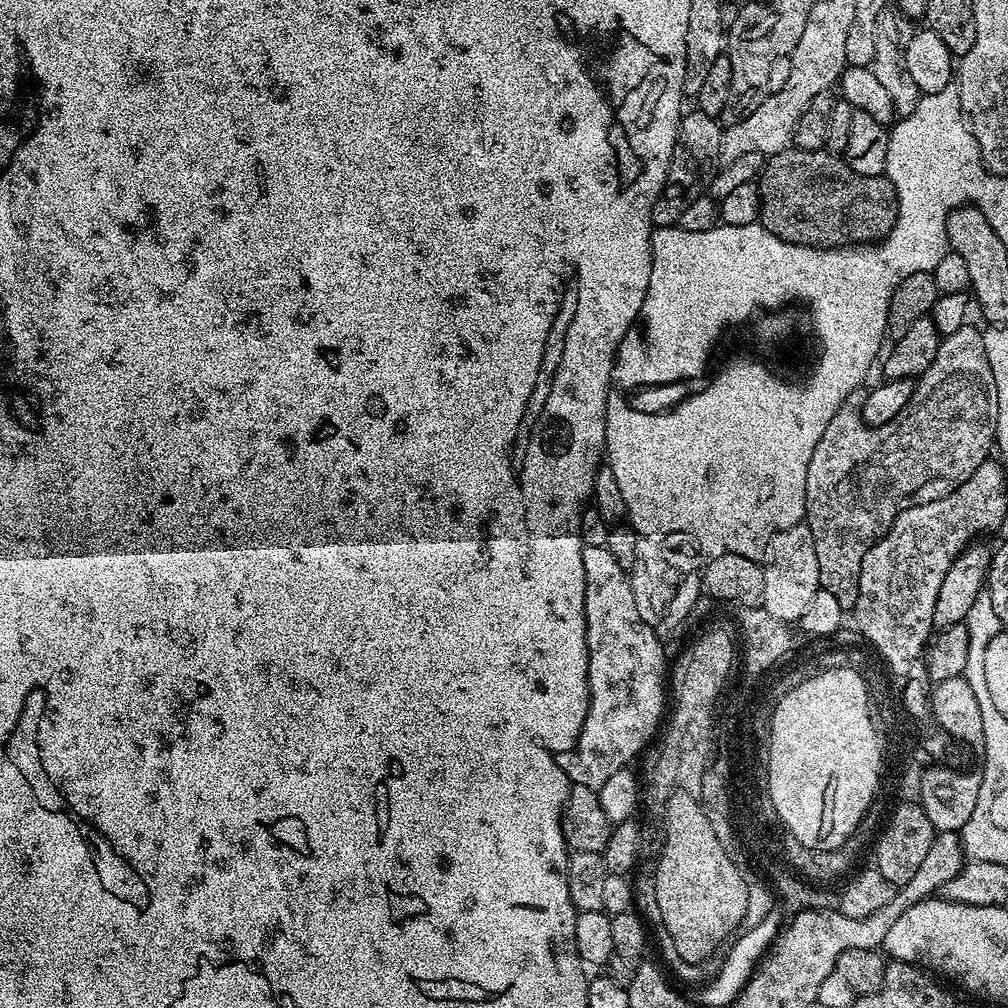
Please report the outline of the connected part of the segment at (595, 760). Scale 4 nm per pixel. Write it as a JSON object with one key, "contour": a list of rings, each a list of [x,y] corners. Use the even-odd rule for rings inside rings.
{"contour":[[[608,547],[585,548],[582,554],[582,570],[586,570],[584,613],[588,647],[588,713],[576,740],[576,747],[570,752],[559,753],[558,759],[560,769],[568,775],[572,784],[598,790],[602,782],[607,782],[618,770],[629,767],[633,763],[631,760],[636,755],[639,757],[661,731],[662,721],[666,716],[665,645],[656,637],[655,627],[642,622],[638,615],[638,605],[634,603],[634,590],[628,581],[629,573],[618,566],[618,562],[614,562]]]}

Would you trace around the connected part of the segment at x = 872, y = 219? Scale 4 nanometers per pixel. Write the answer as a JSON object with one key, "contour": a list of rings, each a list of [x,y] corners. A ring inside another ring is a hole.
{"contour":[[[789,146],[767,157],[758,177],[760,189],[759,223],[770,234],[791,244],[807,248],[847,248],[858,244],[875,244],[890,234],[898,214],[898,198],[887,176],[858,174],[850,170],[847,160],[837,153],[811,152]]]}

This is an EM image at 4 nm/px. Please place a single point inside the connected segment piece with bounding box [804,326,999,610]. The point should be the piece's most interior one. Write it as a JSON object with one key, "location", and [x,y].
{"location":[860,477]}

